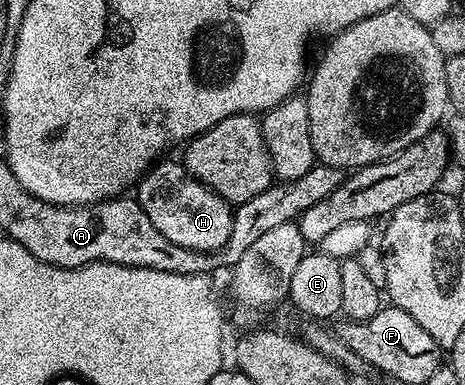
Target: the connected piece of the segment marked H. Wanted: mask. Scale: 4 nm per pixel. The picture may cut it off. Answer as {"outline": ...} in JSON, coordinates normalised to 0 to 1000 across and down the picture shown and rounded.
{"outline":[[[344,421],[314,447],[299,470],[297,517],[314,545],[331,590],[366,618],[383,639],[400,639],[400,649],[458,655],[469,649],[495,618],[499,595],[501,532],[480,519],[458,488],[445,488],[413,460],[394,423],[353,426]]]}

